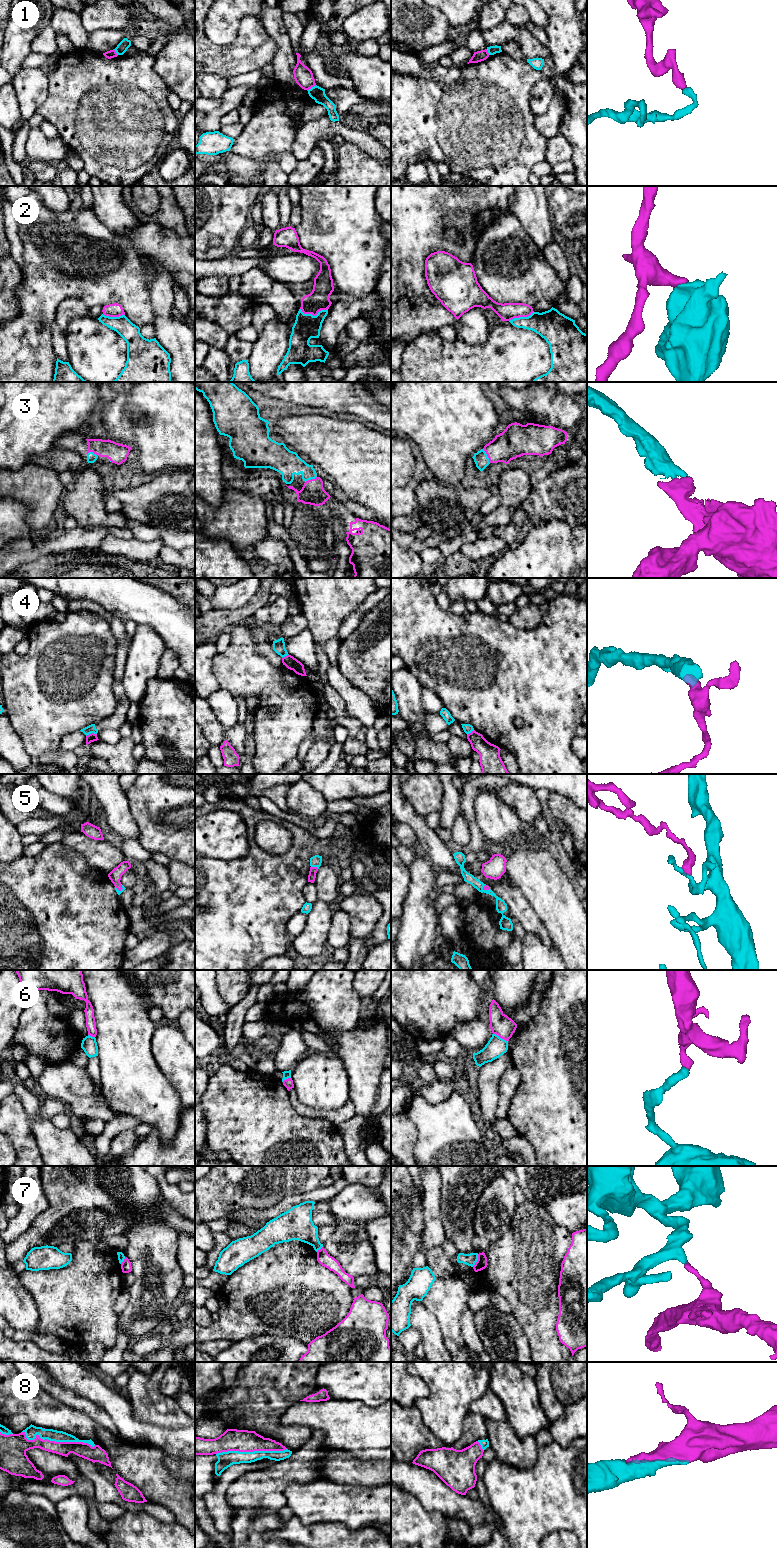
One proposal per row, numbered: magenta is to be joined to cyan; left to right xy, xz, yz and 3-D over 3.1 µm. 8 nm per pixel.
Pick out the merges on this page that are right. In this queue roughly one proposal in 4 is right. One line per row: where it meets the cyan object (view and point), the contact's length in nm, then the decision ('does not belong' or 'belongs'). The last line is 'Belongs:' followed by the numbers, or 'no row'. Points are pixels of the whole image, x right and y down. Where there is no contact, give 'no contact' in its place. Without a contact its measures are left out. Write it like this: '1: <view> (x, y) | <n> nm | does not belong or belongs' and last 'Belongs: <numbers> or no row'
1: xz (312, 87) | 90 nm | does not belong
2: xz (312, 315) | 220 nm | does not belong
3: yz (486, 455) | 130 nm | belongs
4: xy (91, 732) | 90 nm | does not belong
5: xz (315, 866) | 70 nm | does not belong
6: yz (499, 1037) | 140 nm | does not belong
7: yz (477, 1259) | 120 nm | does not belong
8: xy (57, 1441) | 600 nm | belongs
Belongs: 3, 8

